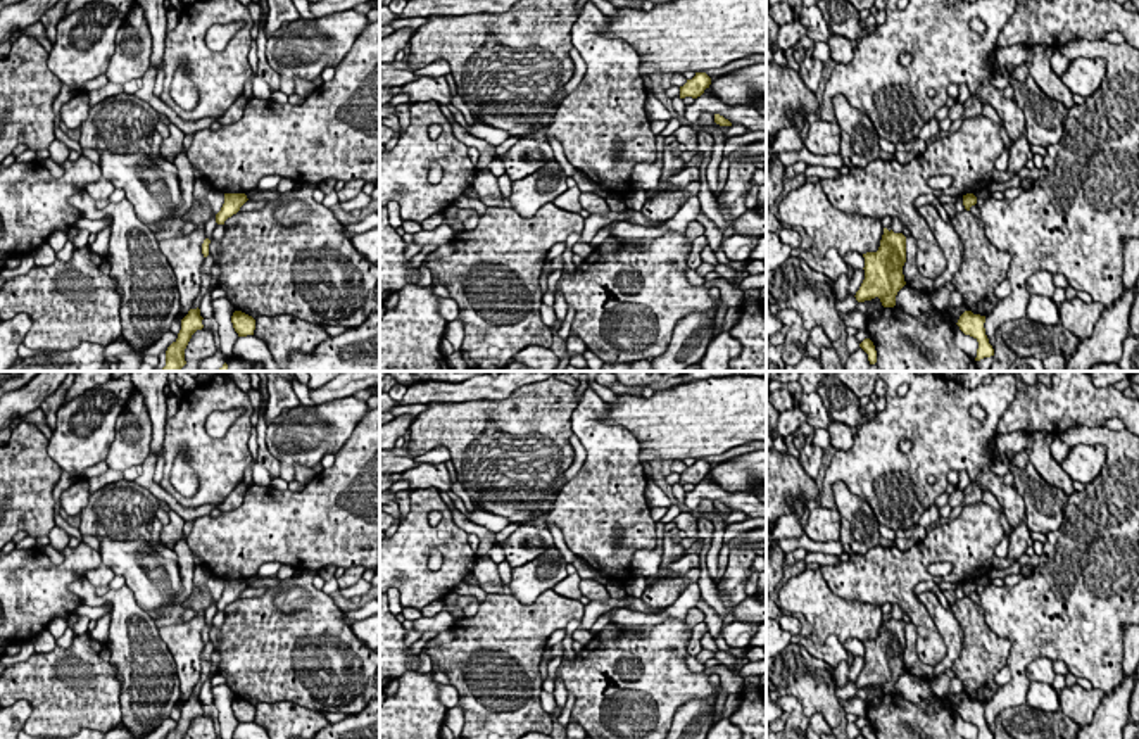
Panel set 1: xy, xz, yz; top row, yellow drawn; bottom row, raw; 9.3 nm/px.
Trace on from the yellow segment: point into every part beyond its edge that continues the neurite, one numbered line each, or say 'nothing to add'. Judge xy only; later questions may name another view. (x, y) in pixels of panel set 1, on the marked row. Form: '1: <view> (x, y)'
nothing to add

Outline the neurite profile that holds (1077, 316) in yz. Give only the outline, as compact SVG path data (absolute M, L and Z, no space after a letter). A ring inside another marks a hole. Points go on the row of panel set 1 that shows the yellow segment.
M1080 299L1065 300L1058 306L1060 323L1080 342L1091 338L1104 311L1101 302L1084 302Z

